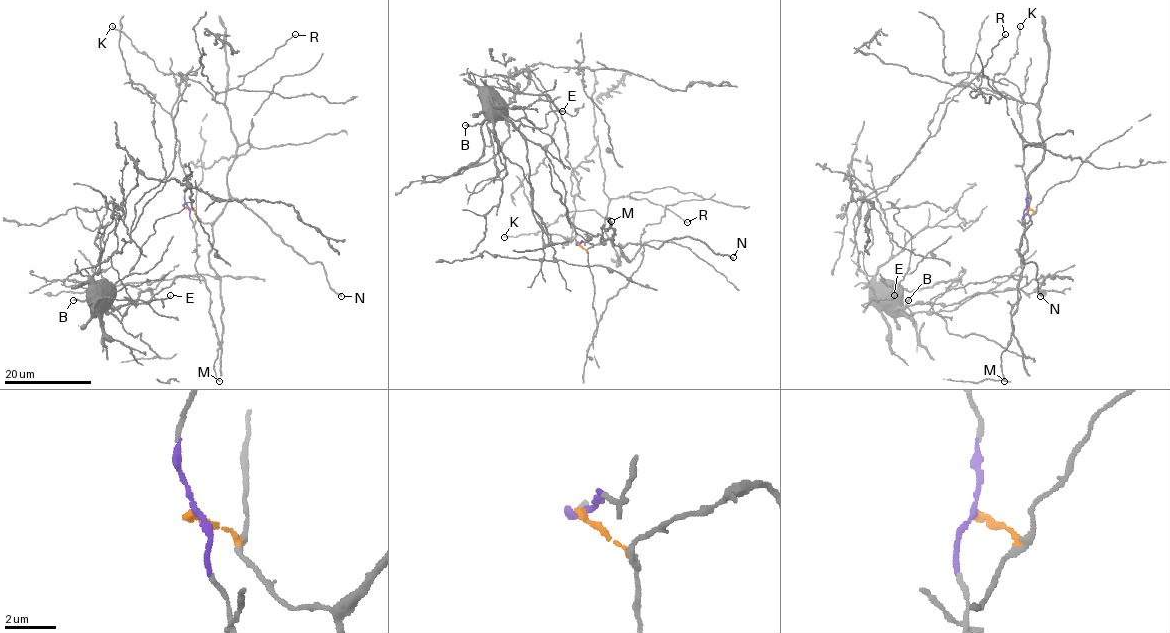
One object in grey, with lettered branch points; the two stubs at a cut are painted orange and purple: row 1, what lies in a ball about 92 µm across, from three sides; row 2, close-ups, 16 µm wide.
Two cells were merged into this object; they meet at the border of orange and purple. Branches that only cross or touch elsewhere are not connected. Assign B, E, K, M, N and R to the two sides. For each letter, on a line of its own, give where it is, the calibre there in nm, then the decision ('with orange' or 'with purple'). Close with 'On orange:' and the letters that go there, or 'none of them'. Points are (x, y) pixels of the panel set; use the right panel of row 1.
B: place (908, 300); calibre 320 nm; with purple
E: place (894, 295); calibre 130 nm; with purple
K: place (1020, 26); calibre 180 nm; with orange
M: place (1004, 381); calibre 200 nm; with purple
N: place (1040, 296); calibre 220 nm; with orange
R: place (1005, 34); calibre 150 nm; with orange
On orange: K, N, R

